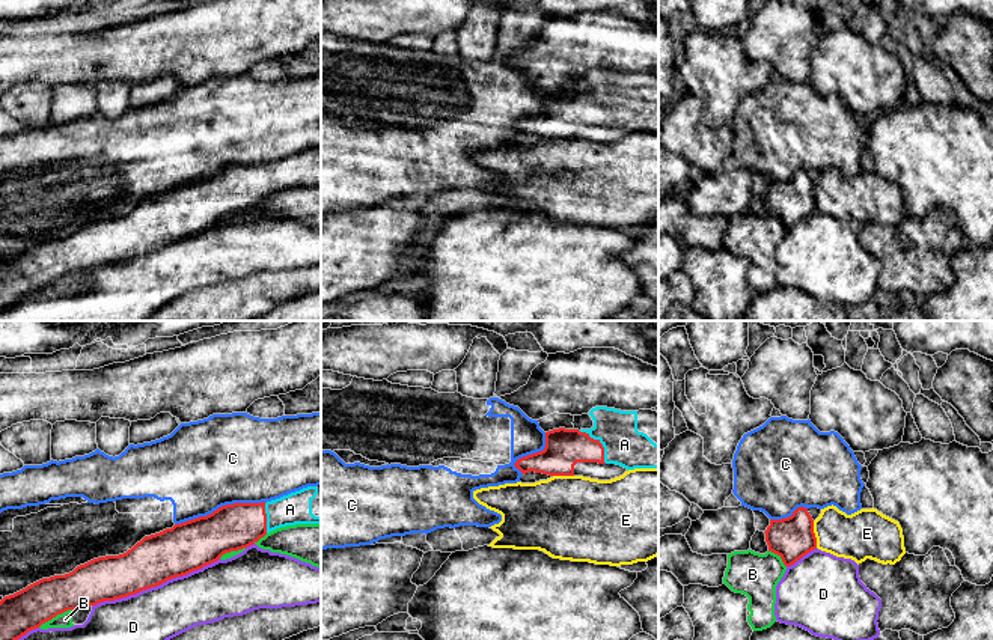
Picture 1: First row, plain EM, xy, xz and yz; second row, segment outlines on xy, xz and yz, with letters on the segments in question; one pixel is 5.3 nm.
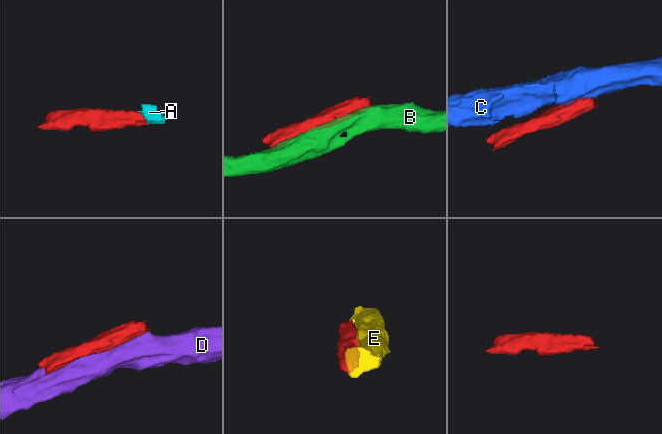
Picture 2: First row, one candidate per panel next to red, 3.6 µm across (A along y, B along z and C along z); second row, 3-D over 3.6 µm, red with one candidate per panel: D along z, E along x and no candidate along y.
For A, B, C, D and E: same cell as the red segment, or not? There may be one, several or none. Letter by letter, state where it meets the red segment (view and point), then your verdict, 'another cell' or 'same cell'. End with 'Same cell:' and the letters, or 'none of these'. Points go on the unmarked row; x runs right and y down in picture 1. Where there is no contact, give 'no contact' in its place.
A: contact xz (600, 106); same cell
B: contact xy (54, 279); another cell
C: contact xy (222, 169); another cell
D: contact xy (155, 249); another cell
E: contact yz (814, 198); another cell
Same cell: A

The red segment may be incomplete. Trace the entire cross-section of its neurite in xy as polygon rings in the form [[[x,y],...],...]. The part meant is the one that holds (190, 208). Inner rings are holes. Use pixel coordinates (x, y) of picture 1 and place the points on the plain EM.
[[[321,148],[307,149],[262,166],[234,166],[160,196],[145,199],[119,218],[93,221],[65,238],[42,241],[0,264],[0,312],[68,273],[96,268],[157,250],[217,224],[223,217],[247,211],[267,196],[295,187],[321,187]]]

